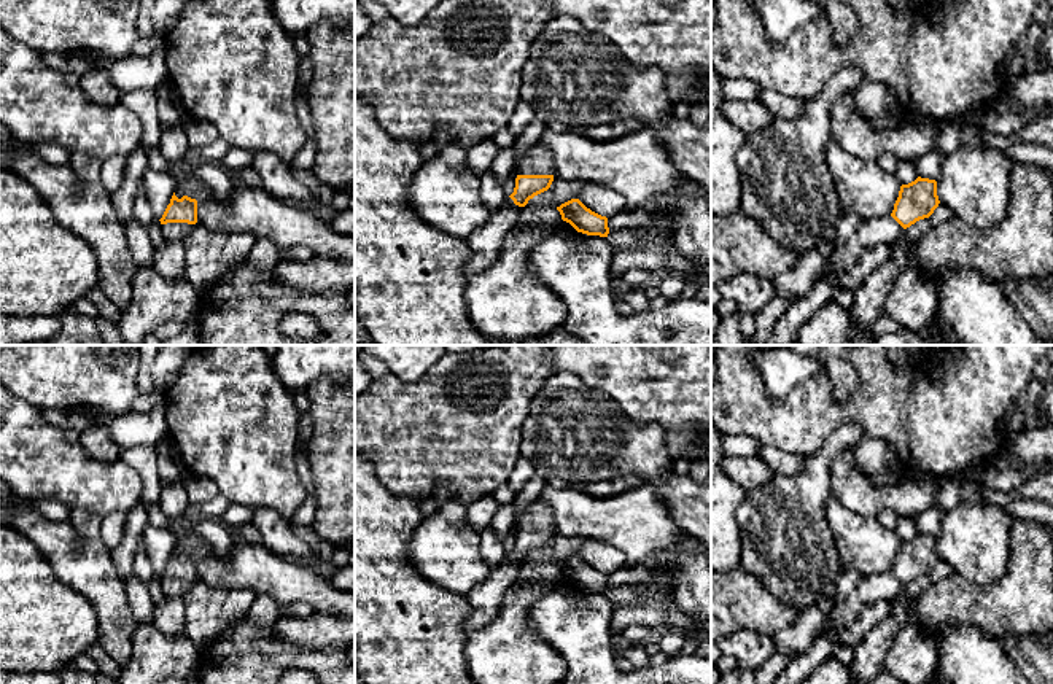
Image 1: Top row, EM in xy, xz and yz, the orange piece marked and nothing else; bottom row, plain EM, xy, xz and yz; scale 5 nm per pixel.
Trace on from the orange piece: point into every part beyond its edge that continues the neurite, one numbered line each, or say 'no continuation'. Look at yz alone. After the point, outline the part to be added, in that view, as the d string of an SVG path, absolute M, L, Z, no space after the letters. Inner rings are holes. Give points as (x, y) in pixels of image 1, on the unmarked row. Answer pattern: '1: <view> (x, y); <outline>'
1: yz (870, 589); M891 571L862 577L854 592L843 603L833 606L822 624L843 632L857 619L864 606L878 600L892 603L902 590L903 584Z

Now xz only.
1: xz (536, 516); M538 496L520 514L517 531L552 531L554 514Z

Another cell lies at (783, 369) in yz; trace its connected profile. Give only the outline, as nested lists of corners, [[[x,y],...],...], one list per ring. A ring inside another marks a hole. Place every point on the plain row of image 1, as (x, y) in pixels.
[[[791,348],[756,350],[752,353],[757,363],[767,396],[776,402],[784,401],[787,393],[821,372],[821,363],[795,353]]]

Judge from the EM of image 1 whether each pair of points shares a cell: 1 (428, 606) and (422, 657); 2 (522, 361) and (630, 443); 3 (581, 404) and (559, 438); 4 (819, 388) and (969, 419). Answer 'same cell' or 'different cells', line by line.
1: same cell
2: different cells
3: same cell
4: same cell

